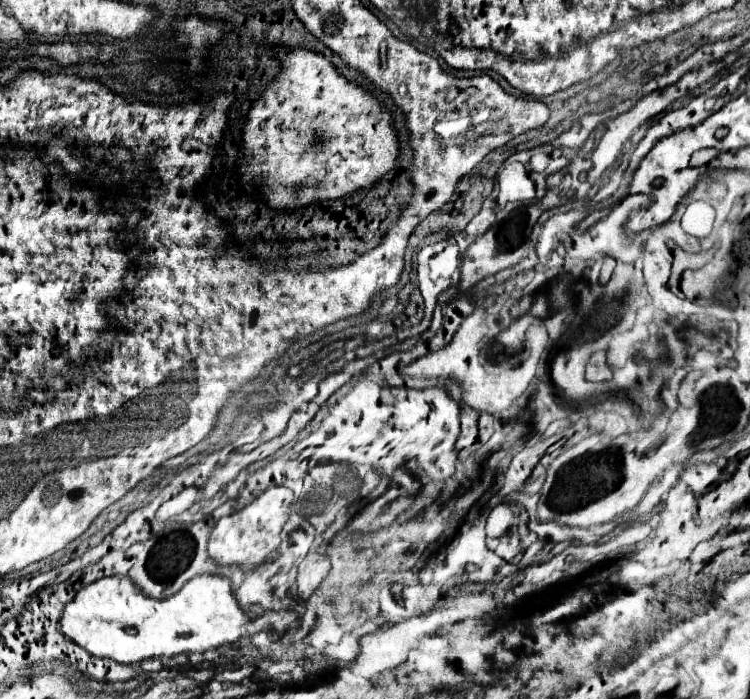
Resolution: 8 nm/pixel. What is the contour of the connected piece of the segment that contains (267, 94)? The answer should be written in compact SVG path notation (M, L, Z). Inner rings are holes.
M276 49L278 51L278 55L280 55L280 59L282 59L282 73L278 75L278 79L274 79L272 83L270 83L270 87L262 93L262 97L254 103L254 107L250 109L250 113L248 113L248 121L246 121L246 125L244 125L244 135L242 135L242 157L238 159L238 165L240 165L240 173L244 175L242 177L242 183L244 183L244 187L246 189L250 189L250 181L256 181L256 187L260 189L260 193L264 193L264 197L270 201L270 205L272 207L276 207L276 209L286 209L286 207L302 207L302 205L308 205L308 203L312 203L312 201L316 201L318 199L318 193L322 193L322 199L334 199L334 197L342 197L344 193L352 193L352 191L356 191L356 189L364 189L364 187L370 187L374 181L378 181L384 173L388 173L394 165L396 165L396 157L398 157L398 141L396 141L396 131L392 129L392 125L390 125L390 115L388 115L388 111L380 105L380 101L378 99L374 99L372 95L368 95L362 87L358 87L356 83L350 83L350 81L346 81L344 77L340 77L338 73L336 73L336 69L322 57L322 55L318 55L318 53L312 53L312 51L306 51L306 49L292 49L292 51L286 51L286 49Z

